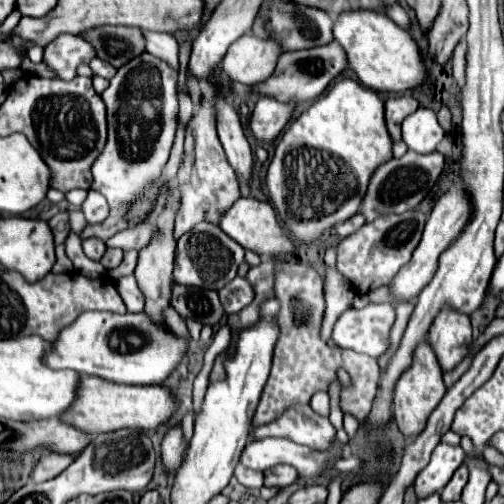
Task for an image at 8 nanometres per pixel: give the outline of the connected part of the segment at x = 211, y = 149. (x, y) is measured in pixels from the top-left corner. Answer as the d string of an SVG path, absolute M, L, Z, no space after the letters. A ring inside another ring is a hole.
M203 98L199 112L191 118L189 128L195 134L195 162L193 166L185 166L177 174L177 184L181 192L181 208L175 220L175 238L179 240L181 234L189 232L197 222L213 222L217 224L219 216L231 206L233 200L239 198L239 180L235 176L235 170L227 162L227 156L223 152L223 146L219 142L217 130L215 130L215 112L211 106L213 98Z

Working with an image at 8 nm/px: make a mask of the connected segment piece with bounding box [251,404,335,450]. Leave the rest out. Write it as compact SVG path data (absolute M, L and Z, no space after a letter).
M293 404L287 412L279 414L275 422L255 426L251 434L253 440L275 436L289 438L315 450L325 450L335 436L335 428L327 416L319 416L309 404Z

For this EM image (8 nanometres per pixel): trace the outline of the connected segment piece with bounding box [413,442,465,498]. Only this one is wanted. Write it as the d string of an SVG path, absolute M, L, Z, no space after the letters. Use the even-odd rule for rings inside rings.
M439 442L431 454L431 462L417 474L413 488L415 494L421 498L439 492L451 480L453 472L465 462L465 452L461 446L451 446Z

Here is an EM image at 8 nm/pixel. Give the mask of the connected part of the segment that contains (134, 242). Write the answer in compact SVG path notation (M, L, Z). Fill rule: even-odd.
M137 220L133 226L129 226L127 230L123 232L117 232L115 236L111 236L105 244L107 246L117 246L117 248L123 248L123 250L129 250L129 248L137 248L141 250L145 244L149 244L151 236L153 236L153 224L145 224L141 220Z

